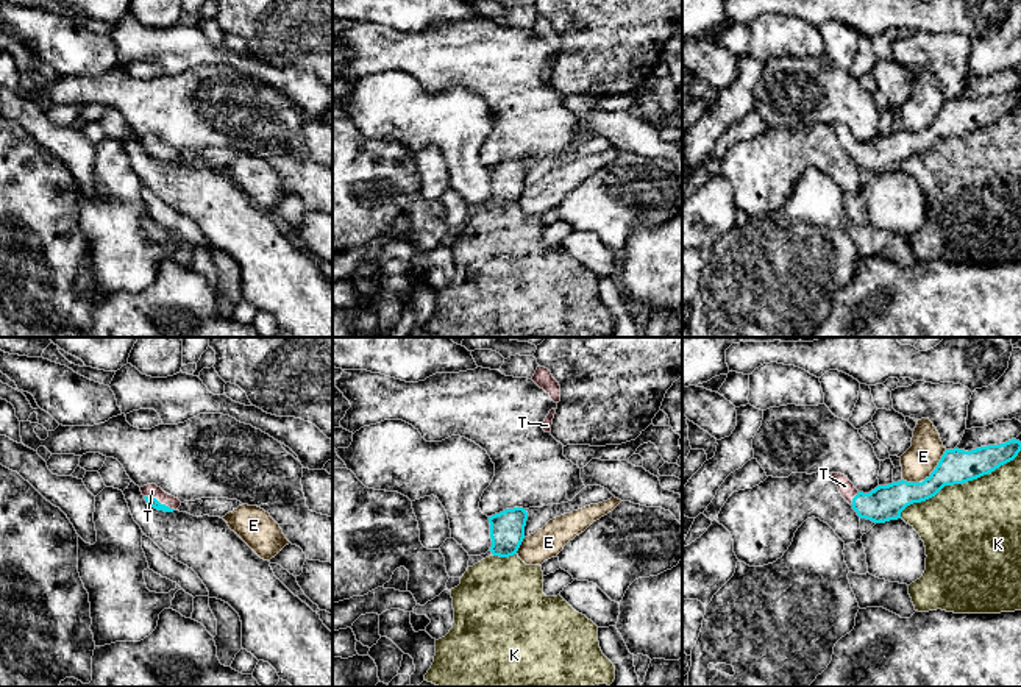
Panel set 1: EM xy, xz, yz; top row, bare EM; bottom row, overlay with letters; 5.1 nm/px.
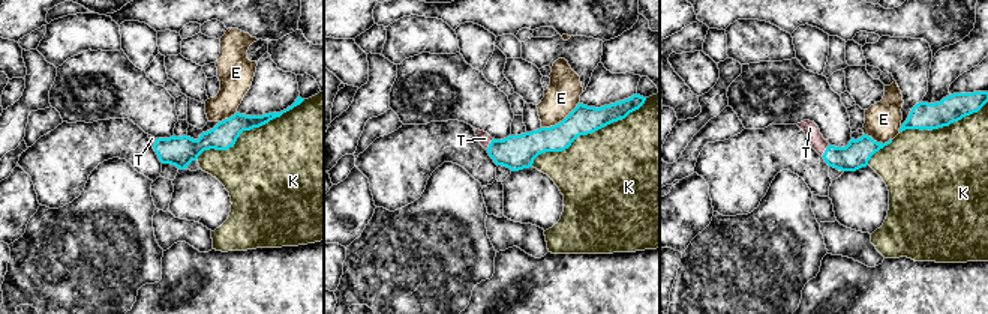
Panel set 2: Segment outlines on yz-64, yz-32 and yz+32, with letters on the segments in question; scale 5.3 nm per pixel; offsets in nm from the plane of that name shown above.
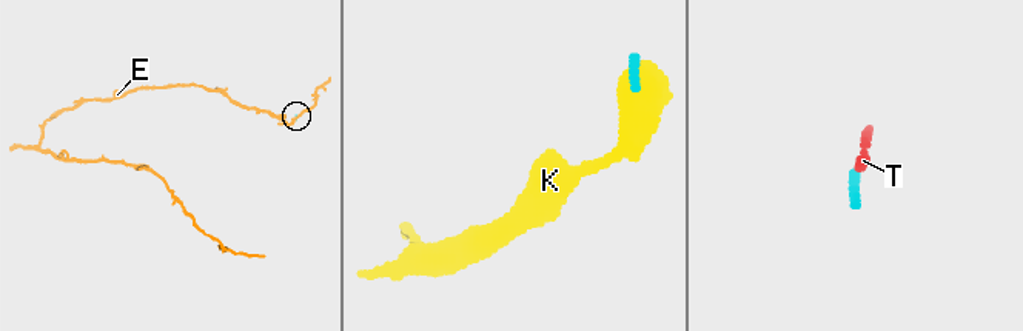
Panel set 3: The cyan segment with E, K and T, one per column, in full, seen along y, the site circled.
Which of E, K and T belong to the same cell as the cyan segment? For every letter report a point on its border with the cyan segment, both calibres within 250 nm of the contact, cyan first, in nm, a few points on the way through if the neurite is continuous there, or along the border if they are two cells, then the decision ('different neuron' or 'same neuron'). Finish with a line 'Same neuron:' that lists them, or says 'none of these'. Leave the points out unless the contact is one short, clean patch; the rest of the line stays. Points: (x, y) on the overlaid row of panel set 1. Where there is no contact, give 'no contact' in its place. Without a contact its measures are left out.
E: meets cyan in yz at (929, 476); 180 nm thick on the cyan side, 170 nm on the other; different neuron
K: meets cyan in yz at (959, 483); 180 nm thick on the cyan side, 480 nm on the other; different neuron
T: meets cyan in xy at (158, 501); 50 nm thick on the cyan side, 80 nm on the other; runs through xy (152, 501), (158, 501), (152, 491); same neuron
Same neuron: T

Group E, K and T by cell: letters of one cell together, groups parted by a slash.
E / K / T

